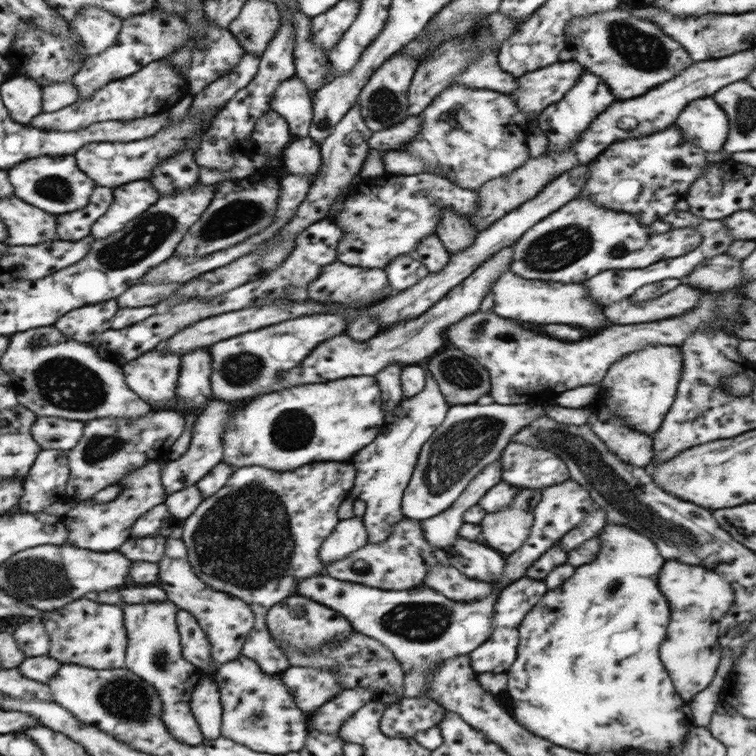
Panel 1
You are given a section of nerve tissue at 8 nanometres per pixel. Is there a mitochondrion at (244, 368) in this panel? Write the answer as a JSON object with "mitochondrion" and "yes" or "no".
{"mitochondrion":"yes"}

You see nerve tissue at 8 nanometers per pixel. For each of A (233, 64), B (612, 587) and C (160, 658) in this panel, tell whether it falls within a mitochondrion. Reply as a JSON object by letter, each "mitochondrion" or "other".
{"A":"other","B":"mitochondrion","C":"mitochondrion"}

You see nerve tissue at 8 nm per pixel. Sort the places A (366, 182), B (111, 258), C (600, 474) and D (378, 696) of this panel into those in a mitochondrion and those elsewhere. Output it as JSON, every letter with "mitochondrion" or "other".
{"A":"other","B":"mitochondrion","C":"mitochondrion","D":"other"}

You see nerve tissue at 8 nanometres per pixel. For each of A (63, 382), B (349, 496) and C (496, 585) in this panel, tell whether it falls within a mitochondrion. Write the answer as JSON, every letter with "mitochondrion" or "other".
{"A":"mitochondrion","B":"other","C":"other"}

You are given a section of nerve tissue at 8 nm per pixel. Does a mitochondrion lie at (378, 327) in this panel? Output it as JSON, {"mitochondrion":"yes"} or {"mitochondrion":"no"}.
{"mitochondrion":"no"}

